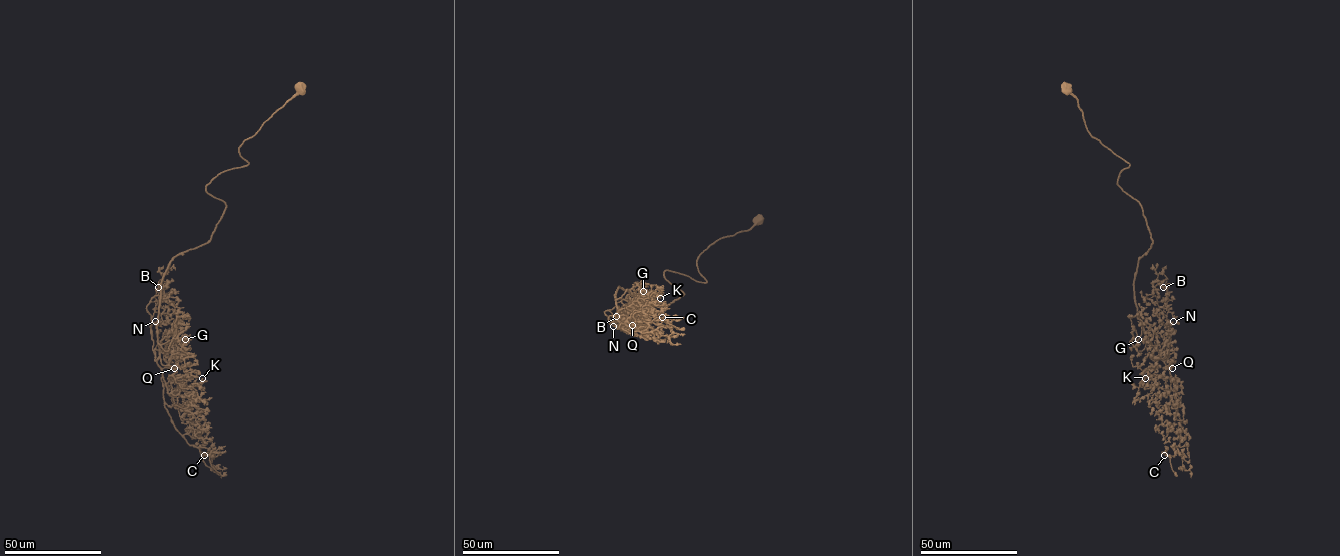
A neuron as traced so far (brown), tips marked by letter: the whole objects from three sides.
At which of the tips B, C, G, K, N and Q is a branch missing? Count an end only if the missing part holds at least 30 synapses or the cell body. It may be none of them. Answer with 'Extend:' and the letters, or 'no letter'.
Extend: N

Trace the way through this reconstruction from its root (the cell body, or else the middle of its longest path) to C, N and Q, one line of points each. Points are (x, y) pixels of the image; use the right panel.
C: (1066, 89), (1088, 133), (1129, 164), (1117, 184), (1153, 240), (1134, 296), (1176, 383), (1180, 442), (1164, 455)
N: (1066, 89), (1088, 133), (1129, 164), (1117, 184), (1153, 240), (1134, 301), (1163, 360), (1173, 321)
Q: (1066, 89), (1088, 133), (1129, 164), (1117, 184), (1153, 240), (1134, 301), (1172, 368)

